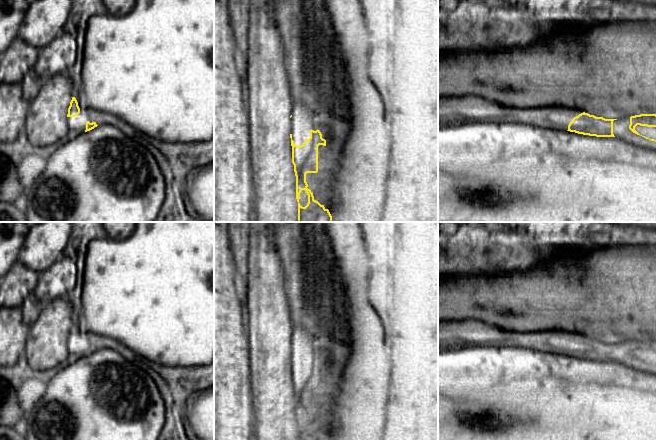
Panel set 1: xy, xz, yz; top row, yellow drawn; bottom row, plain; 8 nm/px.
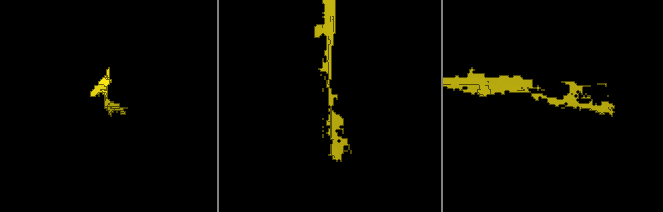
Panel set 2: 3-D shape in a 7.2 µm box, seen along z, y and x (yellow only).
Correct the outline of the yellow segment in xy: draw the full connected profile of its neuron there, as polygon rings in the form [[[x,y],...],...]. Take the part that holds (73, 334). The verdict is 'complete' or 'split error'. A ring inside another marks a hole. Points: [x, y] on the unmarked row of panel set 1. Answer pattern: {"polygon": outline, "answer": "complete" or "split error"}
{"polygon": [[[72,321],[70,326],[70,330],[68,332],[67,341],[75,341],[80,337],[80,332],[78,330],[78,326],[75,321]]], "answer": "complete"}

